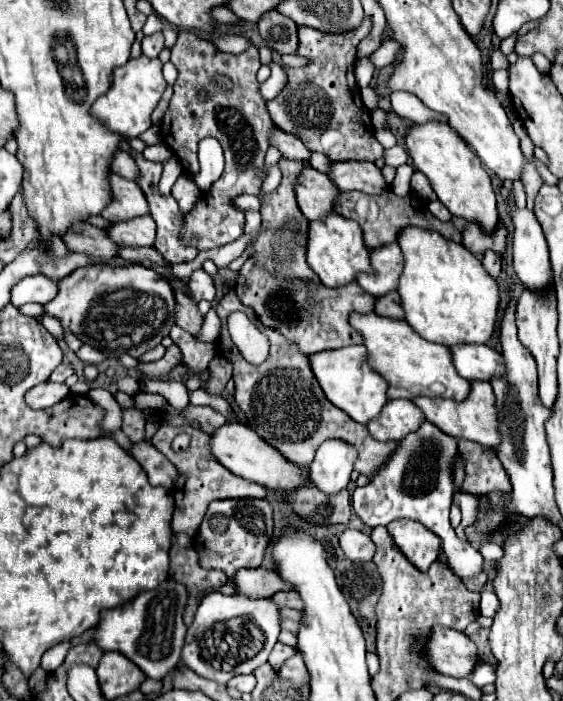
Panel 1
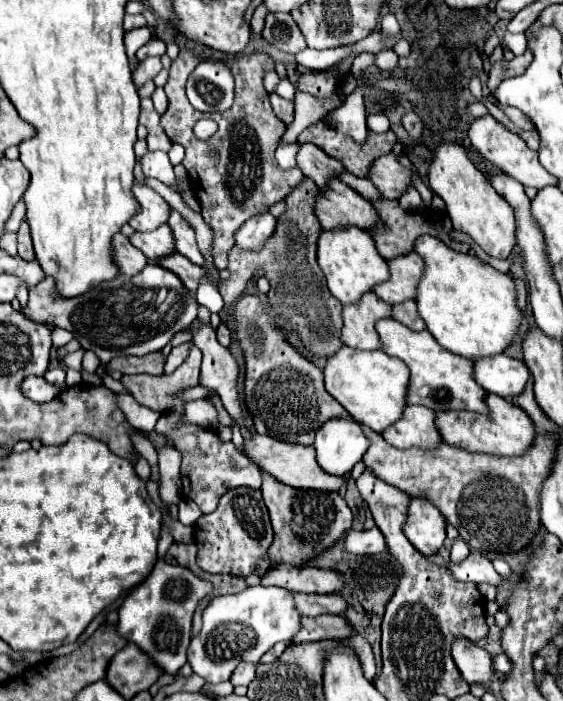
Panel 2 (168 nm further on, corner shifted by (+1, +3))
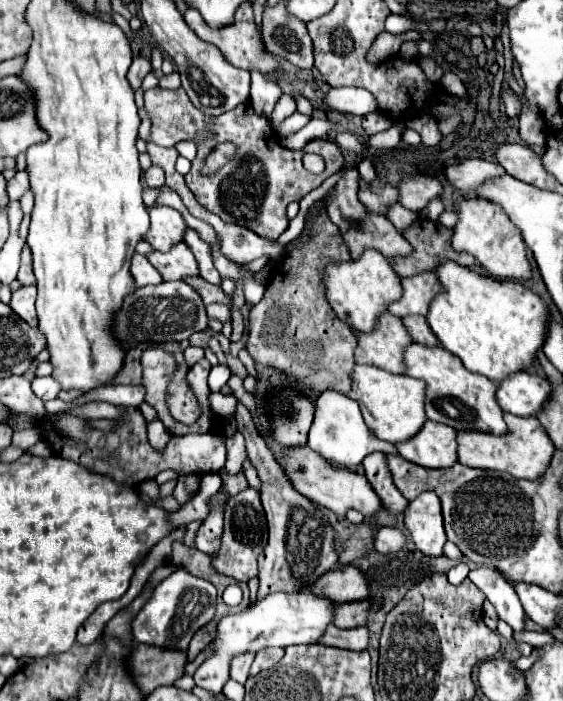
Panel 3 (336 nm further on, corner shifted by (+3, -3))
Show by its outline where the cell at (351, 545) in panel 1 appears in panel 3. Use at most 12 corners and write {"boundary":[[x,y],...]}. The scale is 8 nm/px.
{"boundary":[[382,527],[376,551],[390,555],[406,545],[406,535],[396,527]]}

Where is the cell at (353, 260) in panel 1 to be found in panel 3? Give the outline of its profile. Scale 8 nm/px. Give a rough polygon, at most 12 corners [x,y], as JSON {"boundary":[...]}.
{"boundary":[[368,249],[326,269],[336,315],[358,333],[402,297],[390,261]]}

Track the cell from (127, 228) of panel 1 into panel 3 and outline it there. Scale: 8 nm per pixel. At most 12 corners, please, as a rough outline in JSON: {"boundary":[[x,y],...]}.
{"boundary":[[186,243],[168,253],[154,251],[148,261],[164,281],[200,275]]}

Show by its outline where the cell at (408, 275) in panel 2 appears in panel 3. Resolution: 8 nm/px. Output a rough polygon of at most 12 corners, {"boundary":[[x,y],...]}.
{"boundary":[[436,273],[402,279],[402,299],[388,311],[396,317],[426,317],[442,291]]}

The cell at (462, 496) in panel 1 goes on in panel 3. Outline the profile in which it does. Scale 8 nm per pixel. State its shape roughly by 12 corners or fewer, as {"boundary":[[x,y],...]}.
{"boundary":[[460,561],[448,571],[448,581],[460,585],[466,579],[468,565]]}

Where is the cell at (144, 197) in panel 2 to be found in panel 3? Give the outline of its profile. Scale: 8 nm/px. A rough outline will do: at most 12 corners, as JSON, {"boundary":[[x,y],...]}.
{"boundary":[[150,207],[146,241],[170,251],[188,225],[172,207]]}

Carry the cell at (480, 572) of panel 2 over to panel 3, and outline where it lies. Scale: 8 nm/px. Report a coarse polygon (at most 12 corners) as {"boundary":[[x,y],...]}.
{"boundary":[[476,567],[468,579],[514,631],[526,613],[498,569]]}

